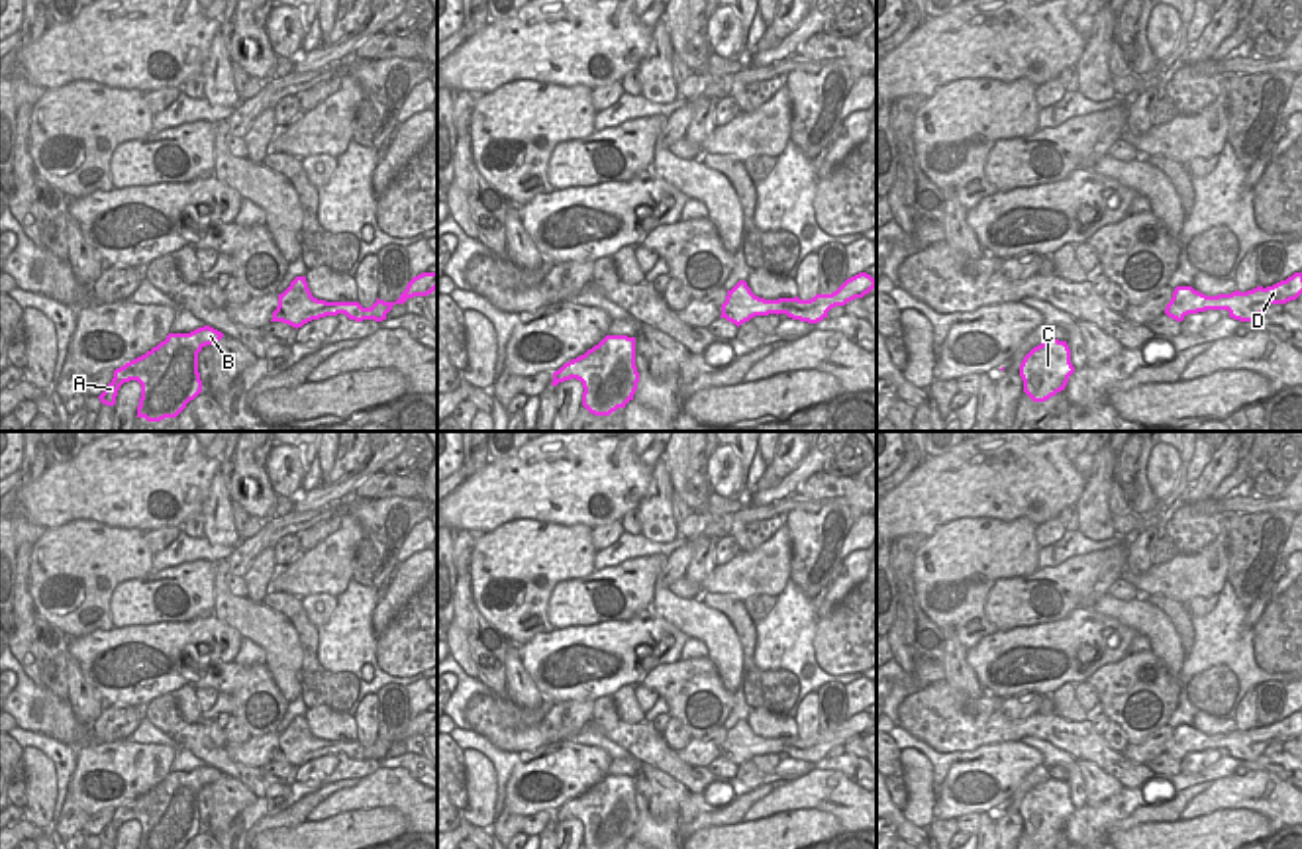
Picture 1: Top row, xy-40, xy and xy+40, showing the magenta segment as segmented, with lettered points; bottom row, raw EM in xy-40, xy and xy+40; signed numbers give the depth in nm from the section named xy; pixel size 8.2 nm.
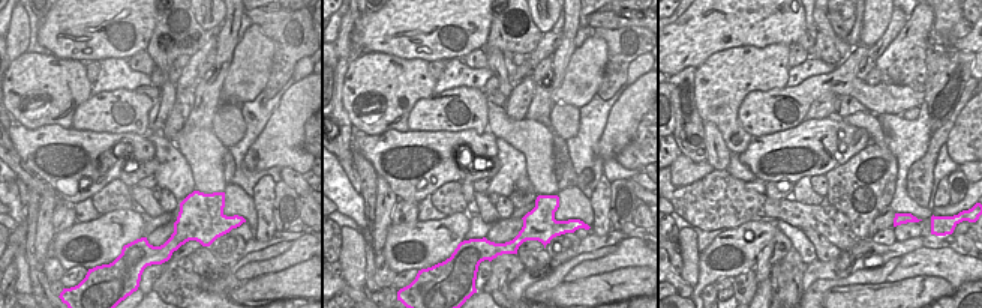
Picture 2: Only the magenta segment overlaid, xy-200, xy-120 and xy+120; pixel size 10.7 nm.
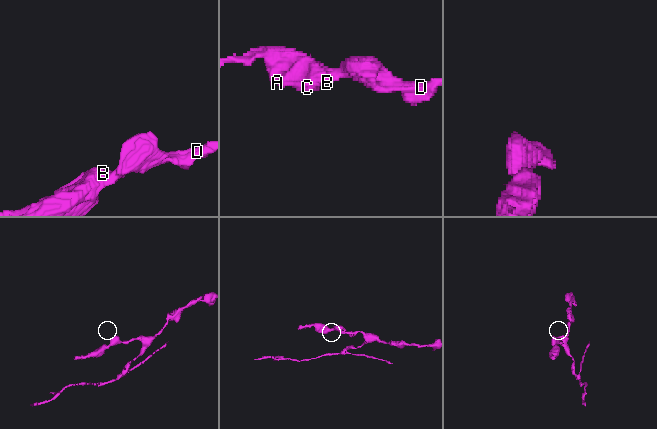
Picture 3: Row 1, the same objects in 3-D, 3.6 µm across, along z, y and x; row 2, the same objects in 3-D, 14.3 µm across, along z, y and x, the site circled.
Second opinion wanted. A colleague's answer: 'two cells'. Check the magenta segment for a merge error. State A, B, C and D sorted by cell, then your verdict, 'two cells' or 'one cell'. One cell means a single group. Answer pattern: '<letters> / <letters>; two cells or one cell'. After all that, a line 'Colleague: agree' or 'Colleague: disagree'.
A B C D; one cell
Colleague: disagree

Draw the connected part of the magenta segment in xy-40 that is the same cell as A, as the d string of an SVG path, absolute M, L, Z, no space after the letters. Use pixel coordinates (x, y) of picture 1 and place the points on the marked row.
M210 325L190 333L169 333L157 347L116 369L112 382L98 396L100 402L114 406L120 386L137 380L141 384L137 418L147 422L176 418L202 392L198 353L222 337L224 333Z

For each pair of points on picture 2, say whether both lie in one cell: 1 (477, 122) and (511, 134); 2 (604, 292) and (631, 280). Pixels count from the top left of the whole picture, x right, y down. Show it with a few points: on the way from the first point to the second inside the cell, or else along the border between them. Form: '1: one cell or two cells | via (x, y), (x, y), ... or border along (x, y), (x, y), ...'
1: two cells | border along (488, 101), (486, 128)
2: one cell | via (610, 292), (625, 283)

